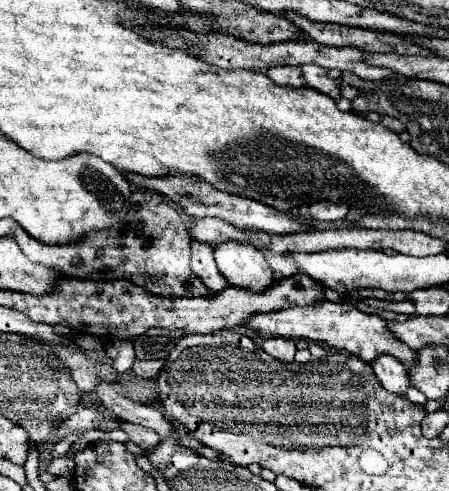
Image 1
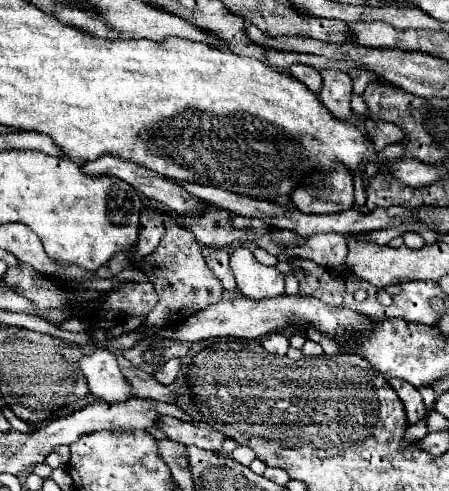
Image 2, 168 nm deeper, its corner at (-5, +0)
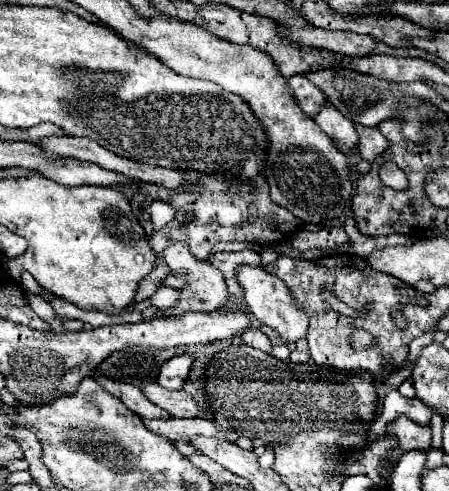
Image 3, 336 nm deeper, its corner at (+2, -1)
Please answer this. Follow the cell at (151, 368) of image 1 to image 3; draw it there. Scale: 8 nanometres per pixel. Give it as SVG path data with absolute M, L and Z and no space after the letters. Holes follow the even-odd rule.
M182 354L182 356L174 356L168 362L164 362L156 382L168 390L180 390L188 372L192 366L192 356Z

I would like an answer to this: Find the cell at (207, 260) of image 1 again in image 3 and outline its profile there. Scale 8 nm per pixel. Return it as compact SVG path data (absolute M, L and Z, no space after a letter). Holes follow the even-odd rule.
M242 250L242 252L216 252L216 254L212 254L208 258L208 262L222 272L230 296L240 296L242 298L242 290L240 290L240 284L236 280L234 270L240 264L260 264L260 254L256 254L252 250Z

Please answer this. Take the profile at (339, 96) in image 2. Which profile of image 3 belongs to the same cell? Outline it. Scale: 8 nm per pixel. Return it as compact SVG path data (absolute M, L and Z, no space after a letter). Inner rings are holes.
M328 98L320 108L320 112L314 116L314 122L338 144L342 152L348 152L352 150L352 146L358 144L358 134L354 130L354 124L348 118L344 118Z

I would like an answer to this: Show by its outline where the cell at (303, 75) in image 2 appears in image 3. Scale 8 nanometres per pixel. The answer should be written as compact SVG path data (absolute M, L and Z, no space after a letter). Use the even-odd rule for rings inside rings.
M296 74L296 76L290 76L288 78L288 86L292 88L300 108L308 114L308 116L314 116L316 110L320 110L320 106L324 104L324 94L320 94L322 90L318 86L314 86L306 76L302 74Z

